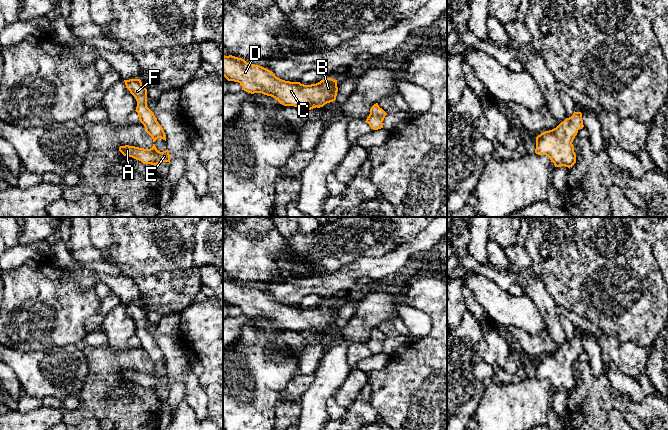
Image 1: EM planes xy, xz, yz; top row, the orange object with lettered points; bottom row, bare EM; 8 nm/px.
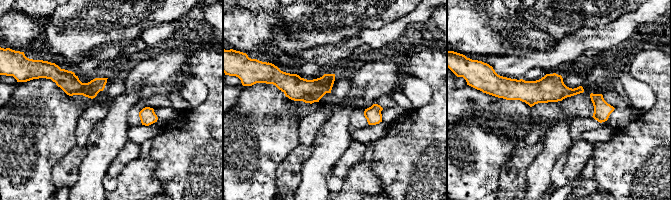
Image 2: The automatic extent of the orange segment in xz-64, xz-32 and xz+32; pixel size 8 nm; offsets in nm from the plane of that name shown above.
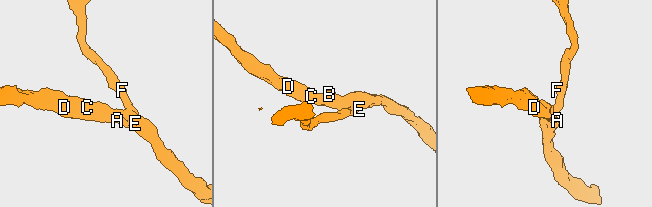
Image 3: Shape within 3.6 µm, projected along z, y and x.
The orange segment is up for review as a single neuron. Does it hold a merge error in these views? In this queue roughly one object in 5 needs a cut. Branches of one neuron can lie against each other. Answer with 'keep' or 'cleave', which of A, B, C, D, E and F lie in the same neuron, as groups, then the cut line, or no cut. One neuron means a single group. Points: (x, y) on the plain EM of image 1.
keep | A B C D E F | no cut

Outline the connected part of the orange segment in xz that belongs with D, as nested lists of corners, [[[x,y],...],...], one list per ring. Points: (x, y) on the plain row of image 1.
[[[223,279],[223,300],[228,305],[238,306],[248,317],[262,317],[284,330],[298,331],[306,336],[335,325],[338,316],[337,304],[332,302],[311,309],[285,305],[260,289],[232,279]]]

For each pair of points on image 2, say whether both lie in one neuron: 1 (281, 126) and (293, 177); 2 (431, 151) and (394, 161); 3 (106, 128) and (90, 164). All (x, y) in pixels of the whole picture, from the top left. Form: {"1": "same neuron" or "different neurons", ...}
{"1": "different neurons", "2": "same neuron", "3": "same neuron"}

